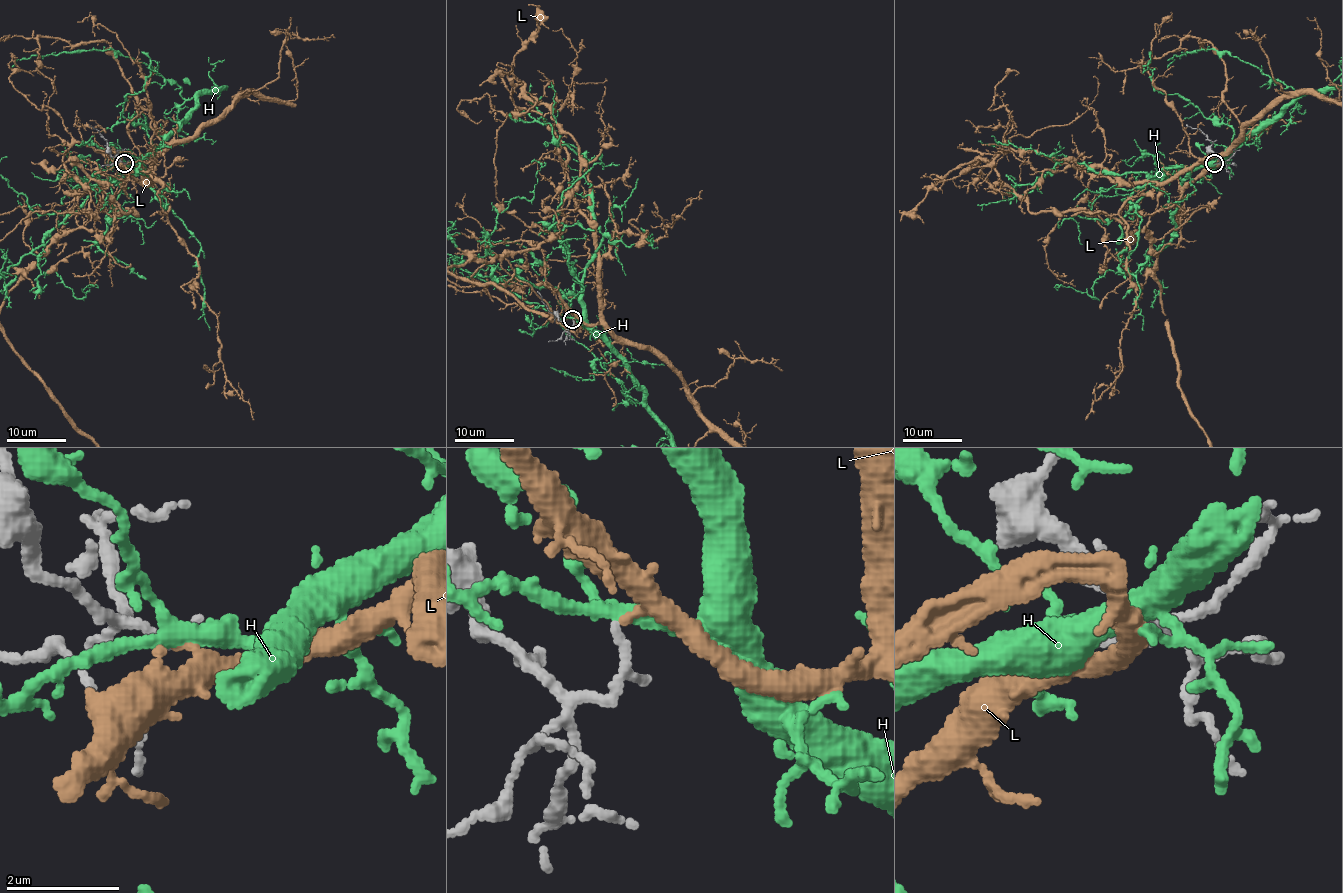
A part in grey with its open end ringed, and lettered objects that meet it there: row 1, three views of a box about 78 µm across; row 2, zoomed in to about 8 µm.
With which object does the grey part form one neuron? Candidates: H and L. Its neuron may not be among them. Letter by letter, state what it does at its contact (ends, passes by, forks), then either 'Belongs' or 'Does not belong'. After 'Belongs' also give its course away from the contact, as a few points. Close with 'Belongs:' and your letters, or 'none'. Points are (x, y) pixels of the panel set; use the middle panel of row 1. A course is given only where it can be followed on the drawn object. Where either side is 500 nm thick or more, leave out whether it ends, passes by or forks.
H: It forks there. Does not belong
L: It passes by. Belongs
Belongs: L

